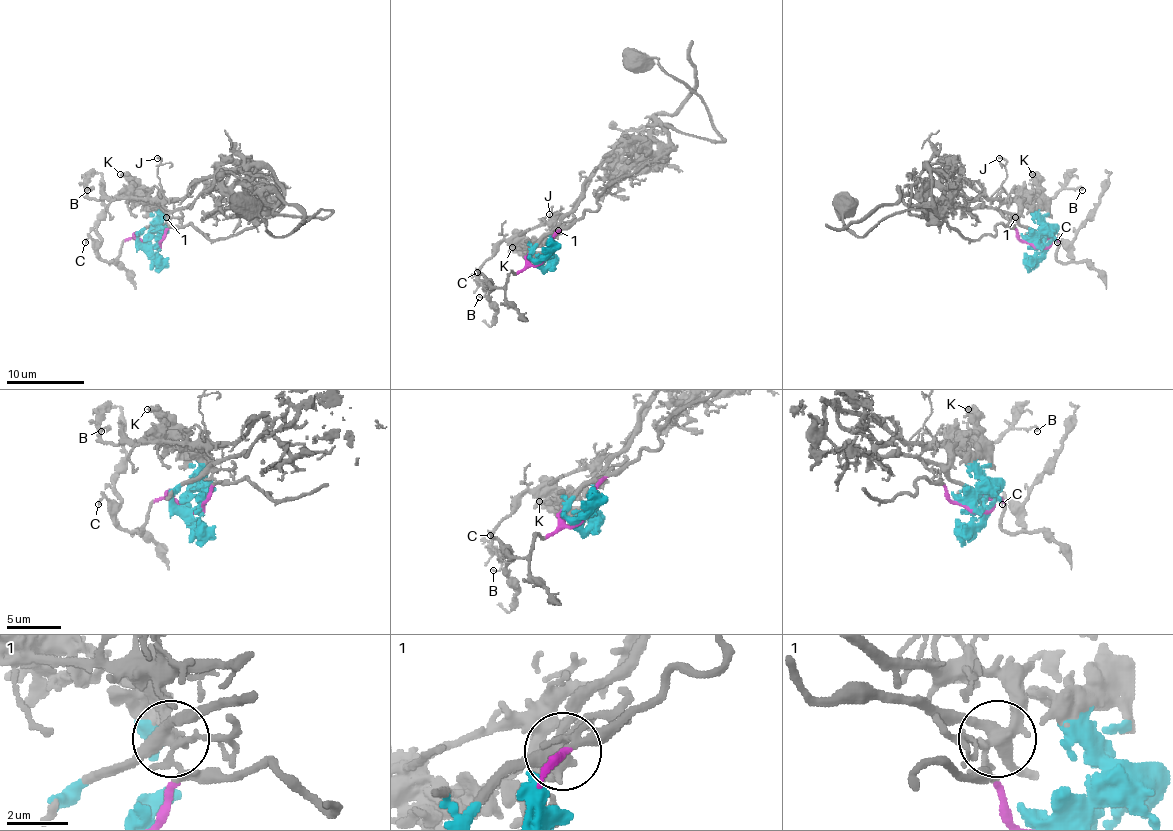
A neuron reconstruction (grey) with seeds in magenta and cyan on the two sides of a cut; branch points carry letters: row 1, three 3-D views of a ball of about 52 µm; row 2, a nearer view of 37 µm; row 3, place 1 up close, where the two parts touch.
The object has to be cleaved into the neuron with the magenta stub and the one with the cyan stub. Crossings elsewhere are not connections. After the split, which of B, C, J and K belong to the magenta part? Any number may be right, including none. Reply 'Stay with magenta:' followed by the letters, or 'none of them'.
Stay with magenta: B, C, J

